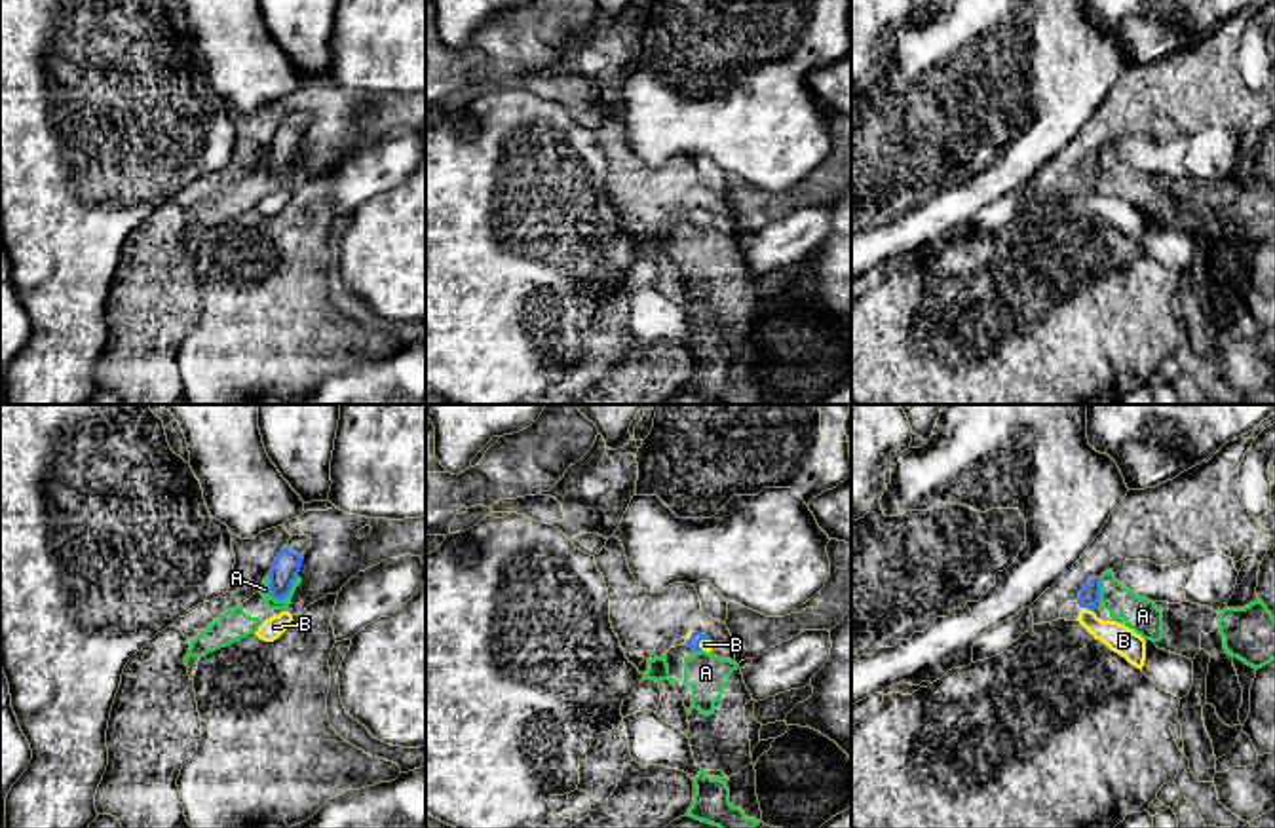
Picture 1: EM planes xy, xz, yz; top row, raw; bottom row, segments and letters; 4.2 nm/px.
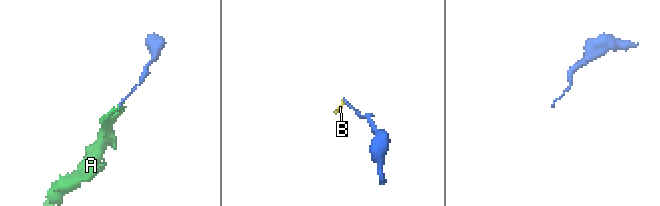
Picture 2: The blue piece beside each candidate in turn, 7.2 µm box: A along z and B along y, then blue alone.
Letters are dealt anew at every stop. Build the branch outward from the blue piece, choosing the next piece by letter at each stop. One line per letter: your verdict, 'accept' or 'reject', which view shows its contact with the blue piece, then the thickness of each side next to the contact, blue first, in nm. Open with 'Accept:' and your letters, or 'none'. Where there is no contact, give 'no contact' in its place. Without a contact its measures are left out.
Accept: B
A: reject | xy | 120/50 nm
B: accept | yz | 90/120 nm

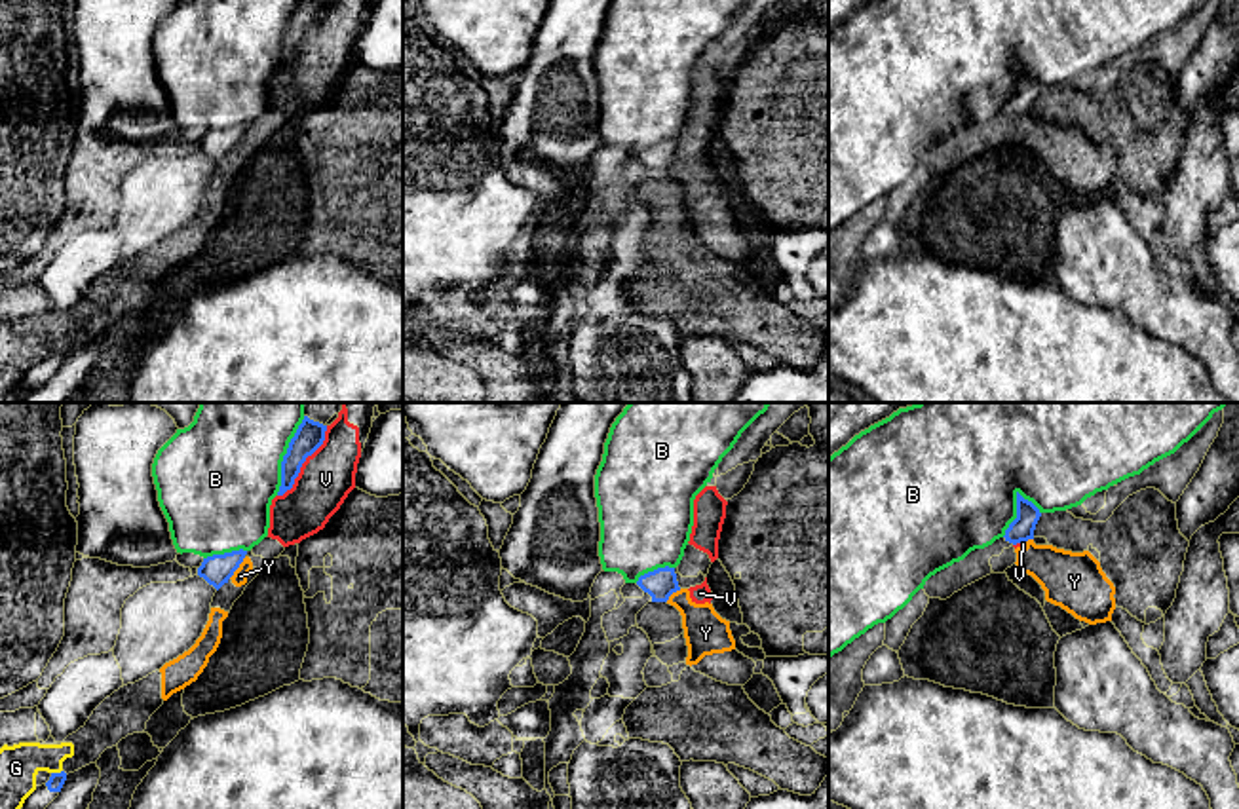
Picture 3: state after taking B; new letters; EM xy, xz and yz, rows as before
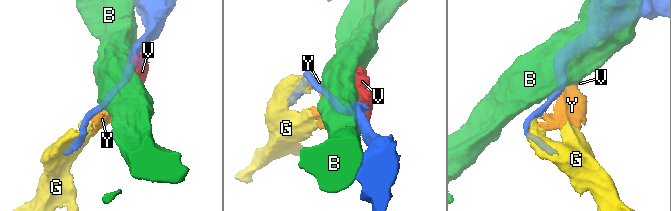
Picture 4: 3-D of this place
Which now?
Accept: none
B: reject | xy | 120/460 nm
G: reject | xy | 70/170 nm
V: reject | xy | 120/240 nm
Y: reject | xy | 120/60 nm

